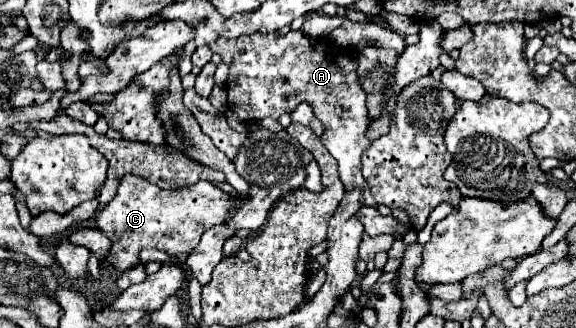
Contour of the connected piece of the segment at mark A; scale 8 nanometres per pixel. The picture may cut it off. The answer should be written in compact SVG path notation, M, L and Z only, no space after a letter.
M290 31L284 37L278 33L260 33L260 35L240 37L240 39L216 39L208 47L212 47L212 53L218 53L222 57L222 63L226 63L230 69L226 79L228 105L242 121L250 123L250 119L262 121L266 117L280 119L282 113L293 112L300 103L306 101L314 109L314 115L324 125L324 135L320 137L320 141L330 151L330 155L338 161L338 171L344 187L354 187L354 185L364 187L364 195L362 195L364 205L376 207L376 201L372 199L368 191L368 183L364 181L362 169L360 169L360 157L364 149L370 145L370 141L366 139L366 131L368 131L366 93L360 85L360 75L356 73L358 63L356 63L354 49L336 45L330 41L330 37L312 39L302 31Z

